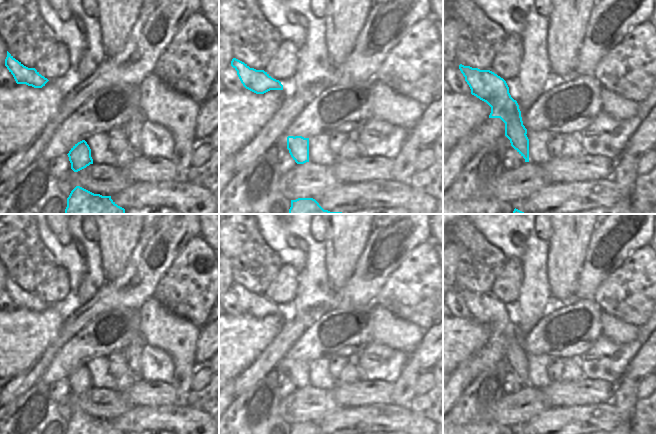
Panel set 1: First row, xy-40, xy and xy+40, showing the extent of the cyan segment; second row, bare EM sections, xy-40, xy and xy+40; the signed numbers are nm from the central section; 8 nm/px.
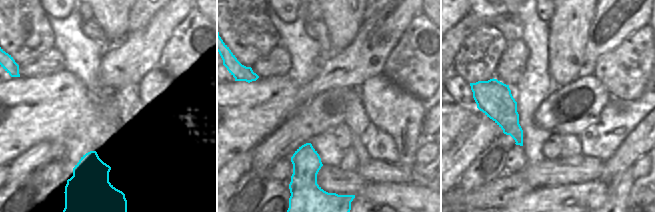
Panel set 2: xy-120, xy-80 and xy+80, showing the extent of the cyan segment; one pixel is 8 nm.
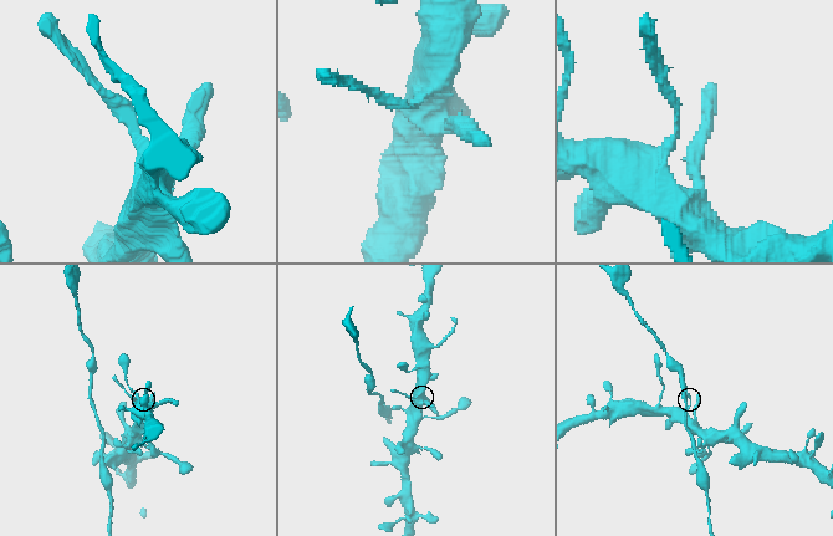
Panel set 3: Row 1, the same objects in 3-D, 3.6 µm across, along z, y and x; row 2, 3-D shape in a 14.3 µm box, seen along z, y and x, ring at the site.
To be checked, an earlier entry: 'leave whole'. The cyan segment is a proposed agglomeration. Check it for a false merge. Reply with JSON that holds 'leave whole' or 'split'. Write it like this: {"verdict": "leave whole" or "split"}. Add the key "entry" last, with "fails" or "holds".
{"verdict": "split", "entry": "fails"}

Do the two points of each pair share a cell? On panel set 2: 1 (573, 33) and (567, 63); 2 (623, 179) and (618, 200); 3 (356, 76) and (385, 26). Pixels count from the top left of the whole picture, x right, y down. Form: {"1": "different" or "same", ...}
{"1": "same", "2": "same", "3": "same"}

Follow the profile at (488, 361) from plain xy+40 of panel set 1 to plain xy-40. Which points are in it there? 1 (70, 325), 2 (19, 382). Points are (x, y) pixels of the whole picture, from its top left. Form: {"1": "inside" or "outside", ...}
{"1": "inside", "2": "inside"}

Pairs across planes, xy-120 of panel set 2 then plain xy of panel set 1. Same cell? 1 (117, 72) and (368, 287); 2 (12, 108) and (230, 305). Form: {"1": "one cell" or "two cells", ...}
{"1": "one cell", "2": "two cells"}

